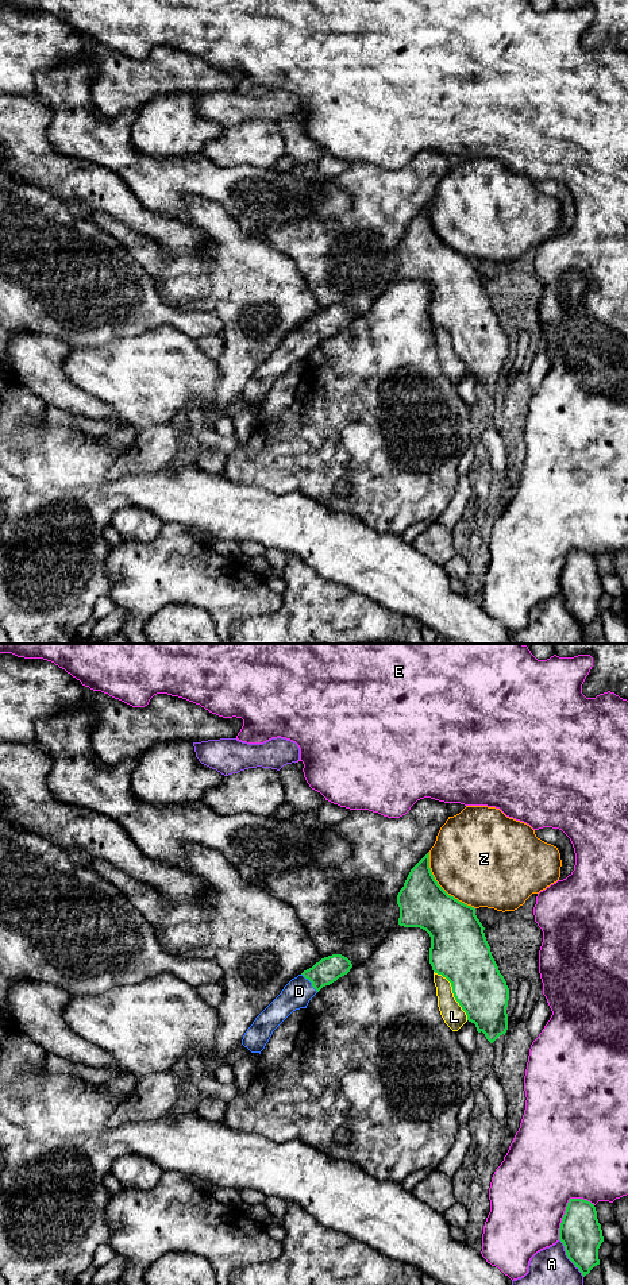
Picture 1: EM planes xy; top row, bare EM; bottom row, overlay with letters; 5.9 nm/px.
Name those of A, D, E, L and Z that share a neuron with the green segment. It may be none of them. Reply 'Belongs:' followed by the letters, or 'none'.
Belongs: D

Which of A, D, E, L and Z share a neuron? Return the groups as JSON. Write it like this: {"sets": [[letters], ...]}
{"sets": [["A"], ["D"], ["E"], ["L"], ["Z"]]}

